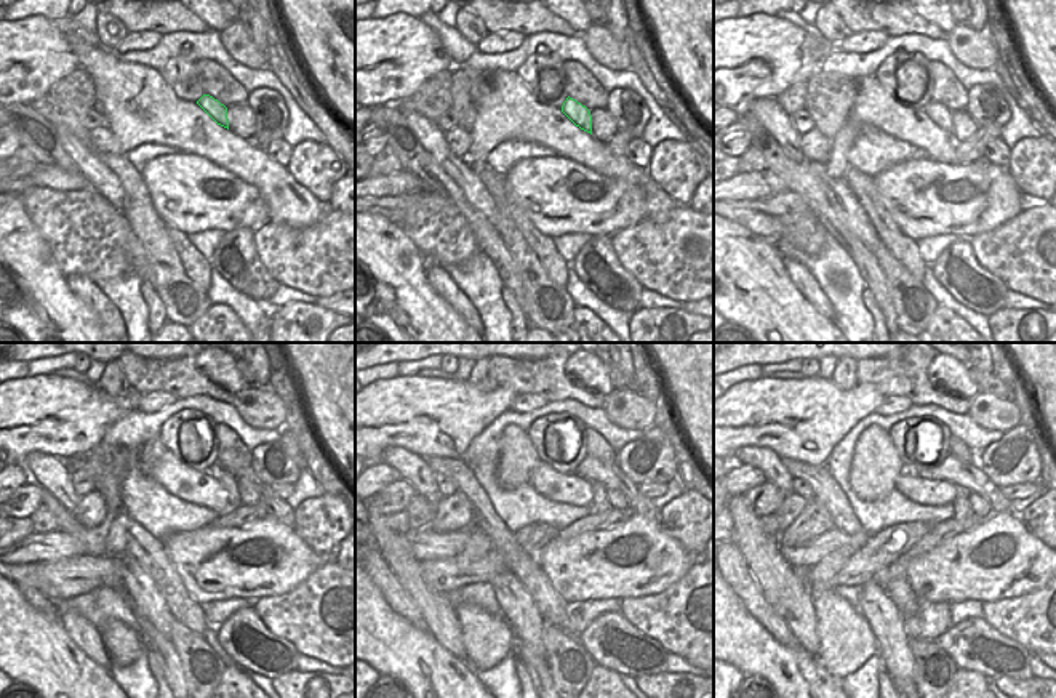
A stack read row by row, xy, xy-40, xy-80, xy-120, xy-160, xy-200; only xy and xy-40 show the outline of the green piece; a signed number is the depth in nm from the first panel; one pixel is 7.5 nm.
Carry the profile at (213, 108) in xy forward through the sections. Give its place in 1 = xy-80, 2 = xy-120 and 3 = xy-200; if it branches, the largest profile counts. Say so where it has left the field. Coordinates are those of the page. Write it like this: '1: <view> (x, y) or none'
1: xy-80 (938, 114)
2: xy-120 (226, 477)
3: xy-200 (962, 511)

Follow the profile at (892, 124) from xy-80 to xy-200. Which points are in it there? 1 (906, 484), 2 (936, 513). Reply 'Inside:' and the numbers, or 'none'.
Inside: 1

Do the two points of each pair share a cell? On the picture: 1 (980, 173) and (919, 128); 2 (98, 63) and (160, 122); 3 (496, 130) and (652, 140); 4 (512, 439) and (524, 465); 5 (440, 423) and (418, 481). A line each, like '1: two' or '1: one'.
1: two
2: one
3: two
4: one
5: two

